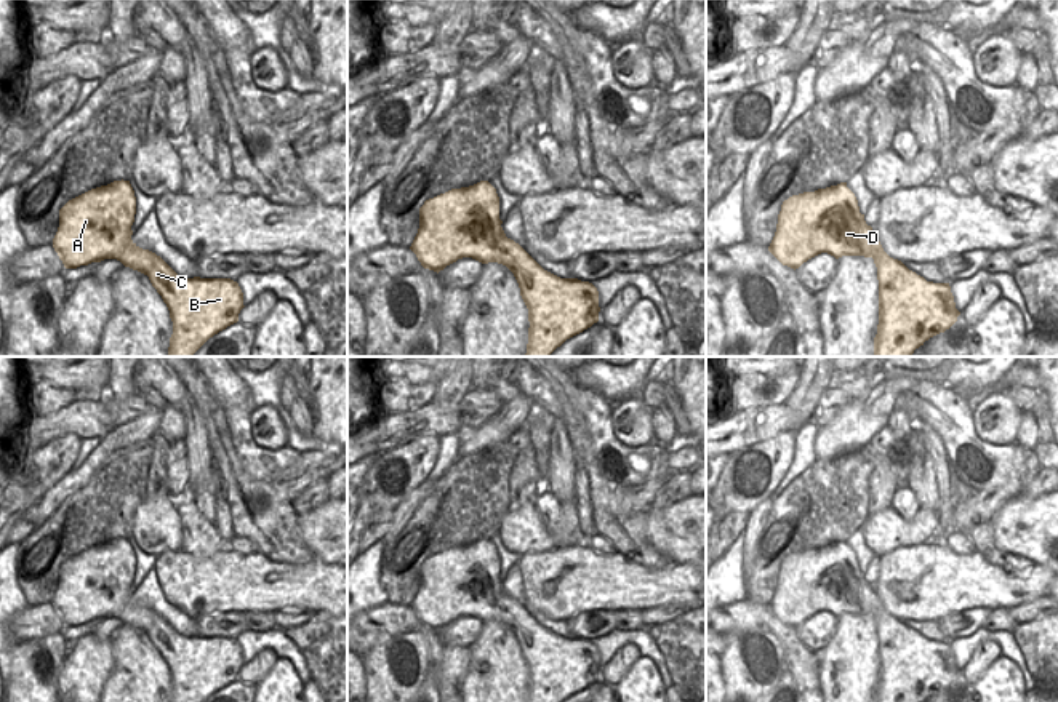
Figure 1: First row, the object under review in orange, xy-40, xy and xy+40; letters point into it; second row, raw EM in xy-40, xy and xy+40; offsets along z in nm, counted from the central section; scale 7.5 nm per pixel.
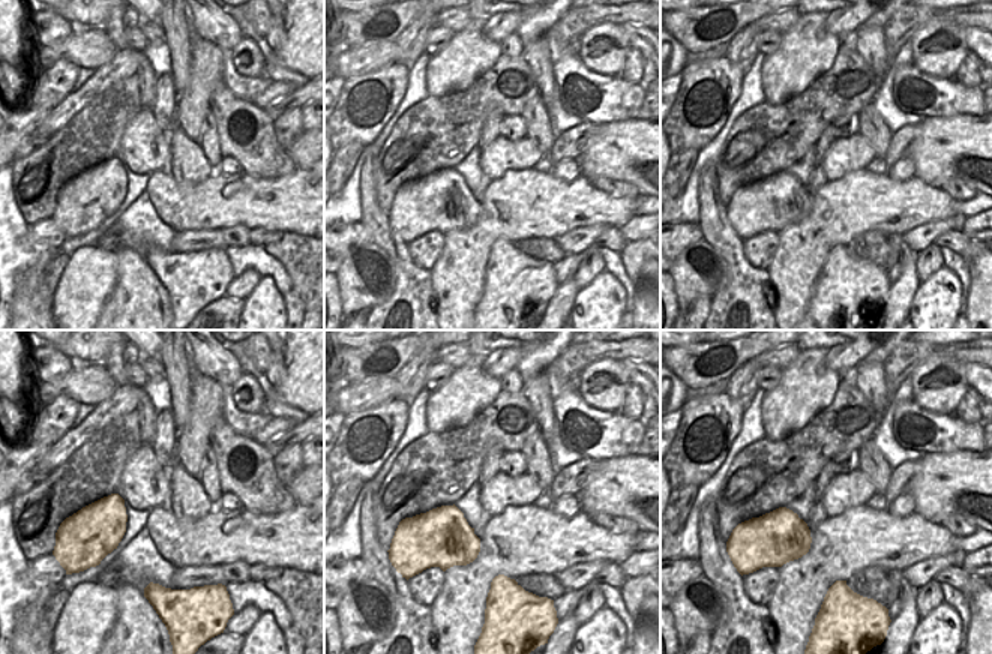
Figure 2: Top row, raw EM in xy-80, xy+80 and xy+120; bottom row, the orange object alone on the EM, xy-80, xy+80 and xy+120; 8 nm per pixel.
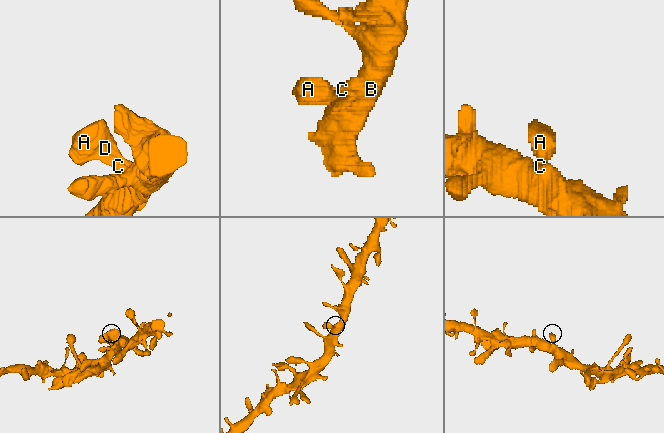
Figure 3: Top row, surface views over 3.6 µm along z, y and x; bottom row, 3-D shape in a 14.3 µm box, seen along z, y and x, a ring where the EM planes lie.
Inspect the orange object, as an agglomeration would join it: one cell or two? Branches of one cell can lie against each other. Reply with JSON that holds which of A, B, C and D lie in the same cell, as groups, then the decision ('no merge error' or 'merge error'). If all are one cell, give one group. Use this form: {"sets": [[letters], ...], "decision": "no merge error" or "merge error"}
{"sets": [["A", "B", "C", "D"]], "decision": "no merge error"}

